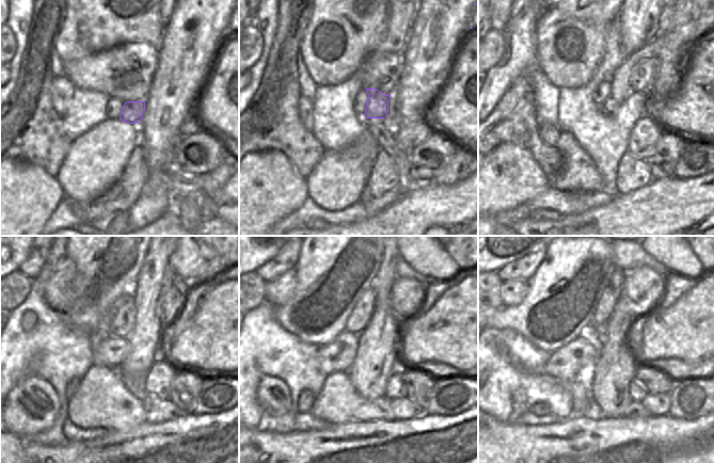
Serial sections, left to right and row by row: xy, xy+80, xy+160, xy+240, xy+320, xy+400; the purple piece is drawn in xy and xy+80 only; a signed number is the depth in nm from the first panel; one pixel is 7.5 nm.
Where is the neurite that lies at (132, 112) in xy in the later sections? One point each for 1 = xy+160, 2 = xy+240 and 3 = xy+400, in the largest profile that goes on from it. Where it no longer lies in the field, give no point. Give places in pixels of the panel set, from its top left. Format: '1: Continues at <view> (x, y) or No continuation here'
1: Continues at xy+160 (620, 88)
2: Continues at xy+240 (144, 340)
3: Continues at xy+400 (624, 350)

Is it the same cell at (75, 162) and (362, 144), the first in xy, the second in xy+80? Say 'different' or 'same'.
same

